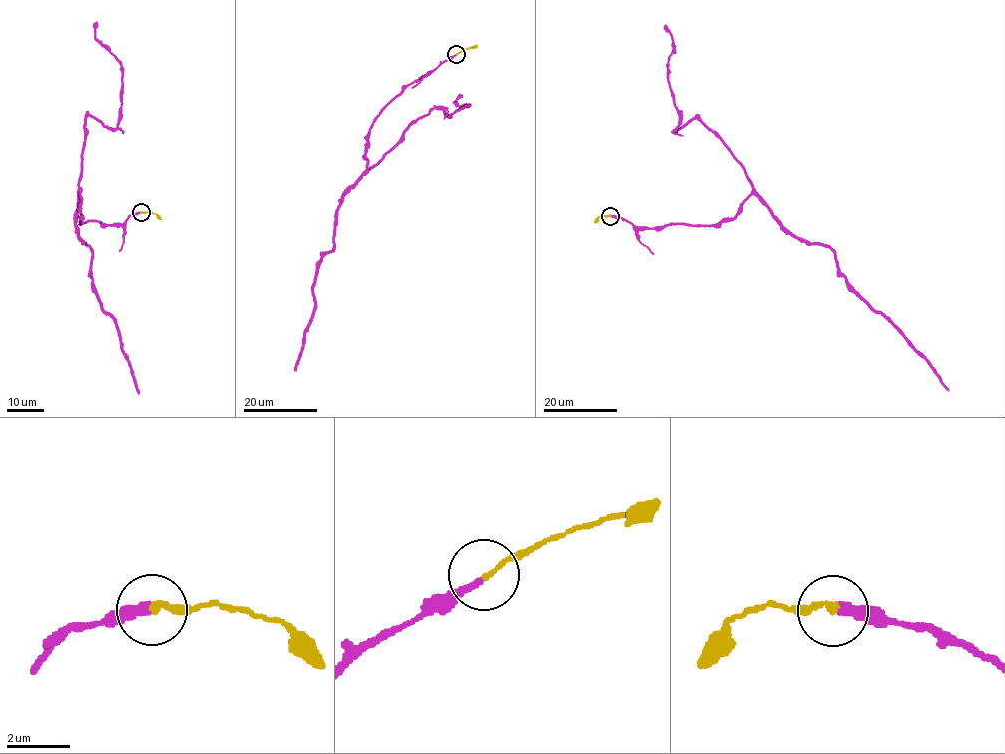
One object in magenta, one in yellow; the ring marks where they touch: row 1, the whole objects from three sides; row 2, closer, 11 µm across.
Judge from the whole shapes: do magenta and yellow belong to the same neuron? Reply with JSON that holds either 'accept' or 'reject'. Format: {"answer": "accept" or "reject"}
{"answer": "accept"}

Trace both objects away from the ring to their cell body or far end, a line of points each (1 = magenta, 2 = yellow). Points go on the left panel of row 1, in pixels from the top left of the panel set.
1: (141, 212), (122, 224), (81, 222), (78, 196), (78, 234), (91, 253), (92, 279), (139, 393)
2: (141, 212), (156, 214), (161, 219)

